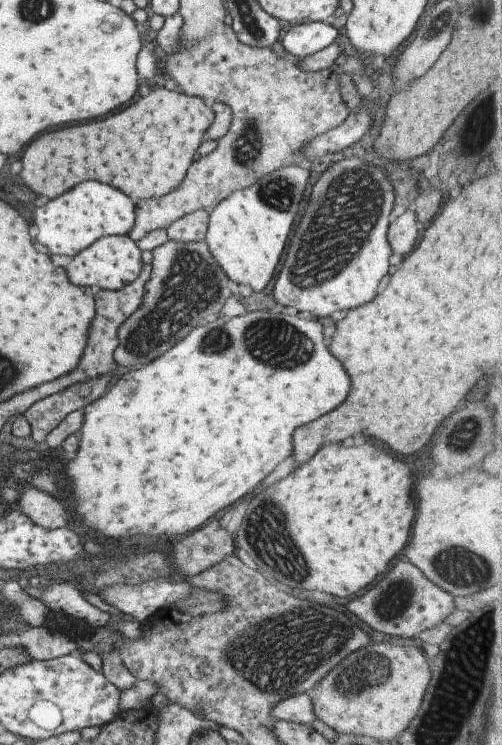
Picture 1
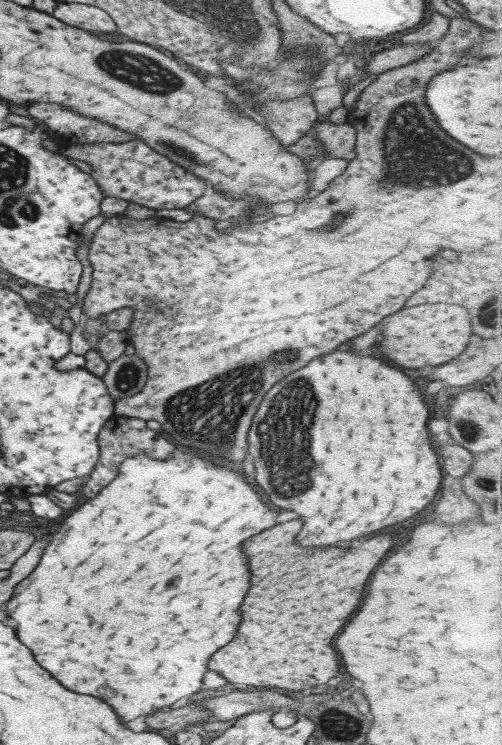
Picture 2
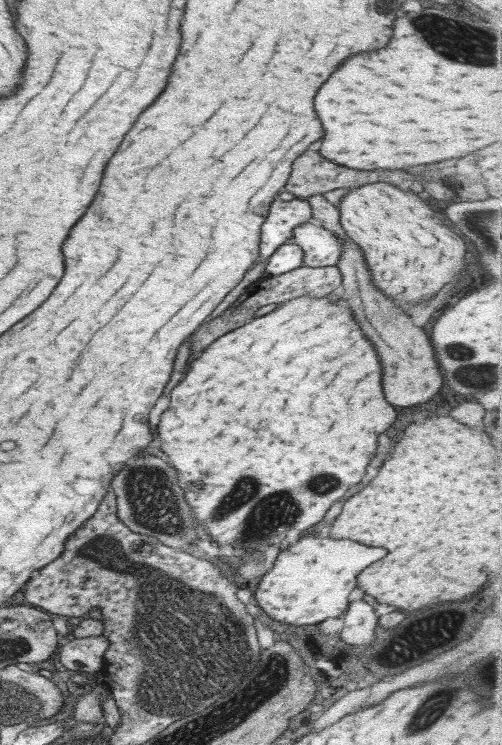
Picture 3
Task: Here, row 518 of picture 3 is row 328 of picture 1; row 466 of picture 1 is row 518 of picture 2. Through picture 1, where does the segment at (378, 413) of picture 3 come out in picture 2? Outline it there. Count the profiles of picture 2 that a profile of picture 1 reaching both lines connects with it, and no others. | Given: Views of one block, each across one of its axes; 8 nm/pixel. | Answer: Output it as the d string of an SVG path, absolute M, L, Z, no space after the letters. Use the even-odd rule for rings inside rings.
M175 452L167 460L155 460L144 454L136 454L123 460L111 484L99 490L95 498L92 497L73 510L66 519L63 518L59 530L51 536L49 544L43 548L33 572L13 587L11 598L5 602L4 612L9 620L15 622L14 633L17 640L29 646L35 662L43 670L51 672L51 676L55 676L55 680L59 680L63 688L89 696L105 696L99 700L115 708L118 720L123 720L121 723L128 723L139 716L149 716L168 708L179 698L195 694L201 688L201 678L207 670L205 666L209 656L233 638L239 624L237 608L249 586L247 582L249 574L245 566L245 556L241 554L241 542L265 528L271 528L275 524L275 516L277 510L265 508L241 474L233 474L229 470L225 474L205 474L205 460L191 452Z

